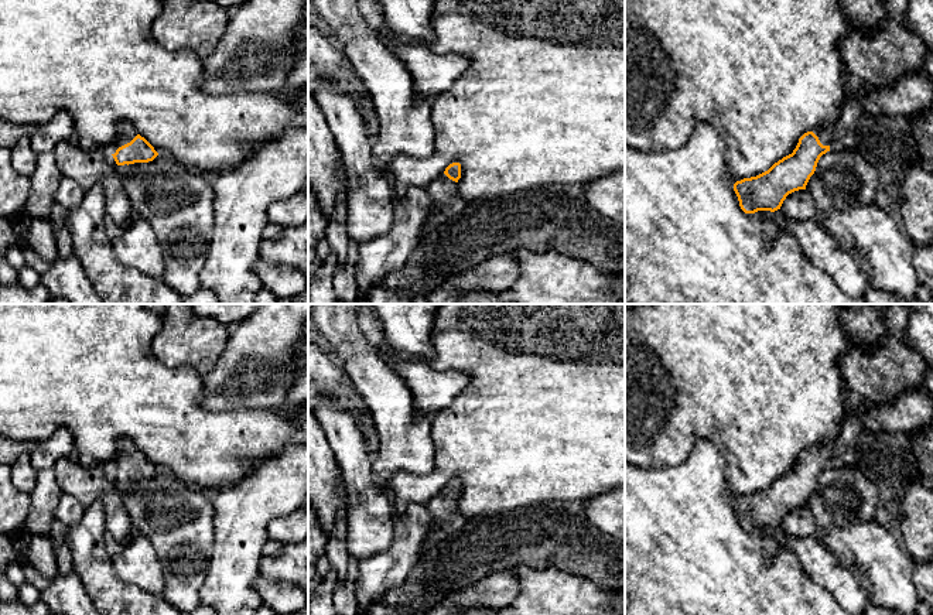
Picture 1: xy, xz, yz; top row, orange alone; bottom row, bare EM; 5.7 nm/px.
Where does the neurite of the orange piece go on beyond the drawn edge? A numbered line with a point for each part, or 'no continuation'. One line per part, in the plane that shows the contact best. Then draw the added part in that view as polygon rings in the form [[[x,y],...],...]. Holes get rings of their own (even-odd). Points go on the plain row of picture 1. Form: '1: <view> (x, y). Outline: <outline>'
1: xy (126, 450). Outline: [[[123,438],[119,443],[117,455],[110,471],[115,471],[119,464],[130,459],[137,451],[137,447],[130,440]]]

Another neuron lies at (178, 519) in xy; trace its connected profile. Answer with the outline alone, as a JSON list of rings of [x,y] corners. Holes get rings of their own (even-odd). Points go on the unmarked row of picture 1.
[[[167,471],[153,478],[116,484],[137,534],[147,537],[156,549],[165,575],[163,598],[182,615],[199,604],[215,539],[212,493],[184,484]]]

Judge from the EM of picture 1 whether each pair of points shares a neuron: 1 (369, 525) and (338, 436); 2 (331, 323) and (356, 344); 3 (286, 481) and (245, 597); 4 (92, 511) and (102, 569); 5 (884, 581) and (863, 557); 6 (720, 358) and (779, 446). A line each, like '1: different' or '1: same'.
1: same
2: same
3: same
4: same
5: same
6: same

